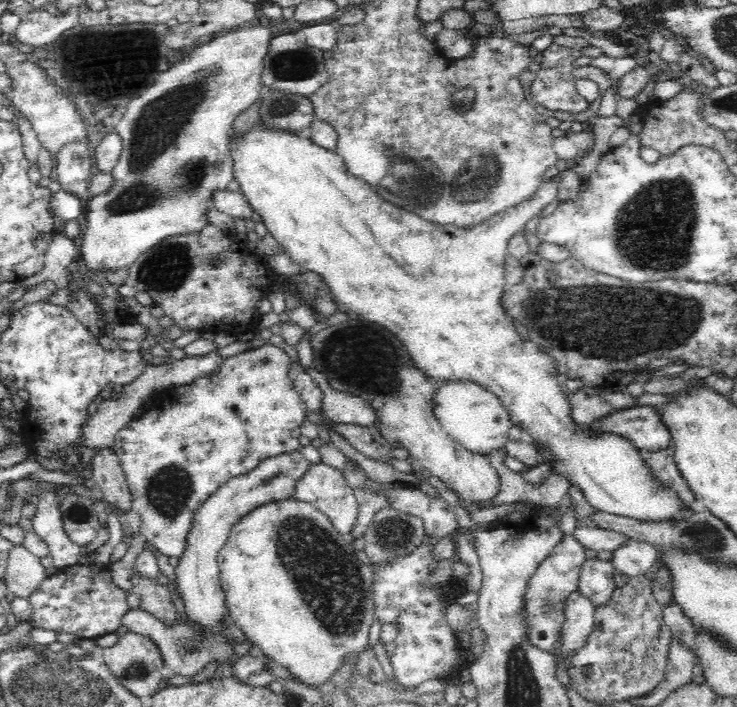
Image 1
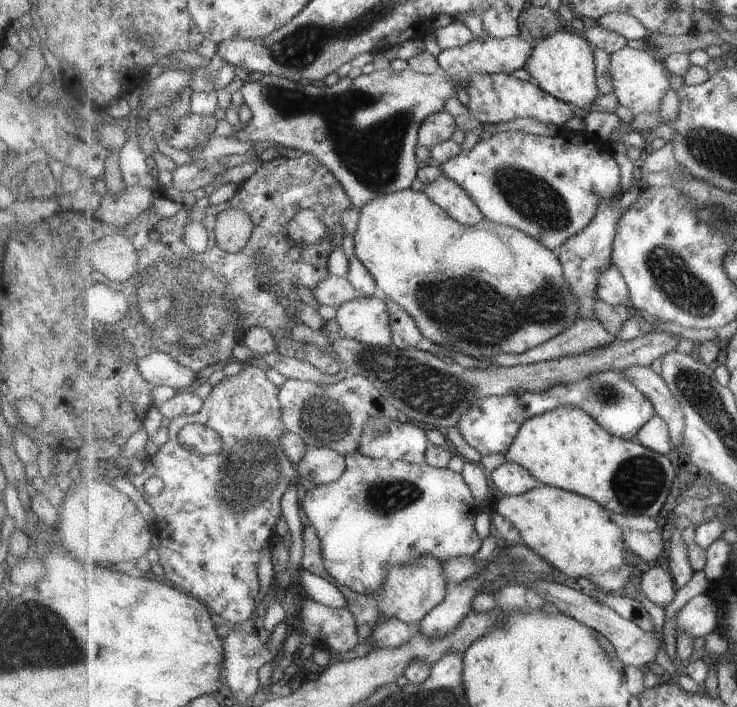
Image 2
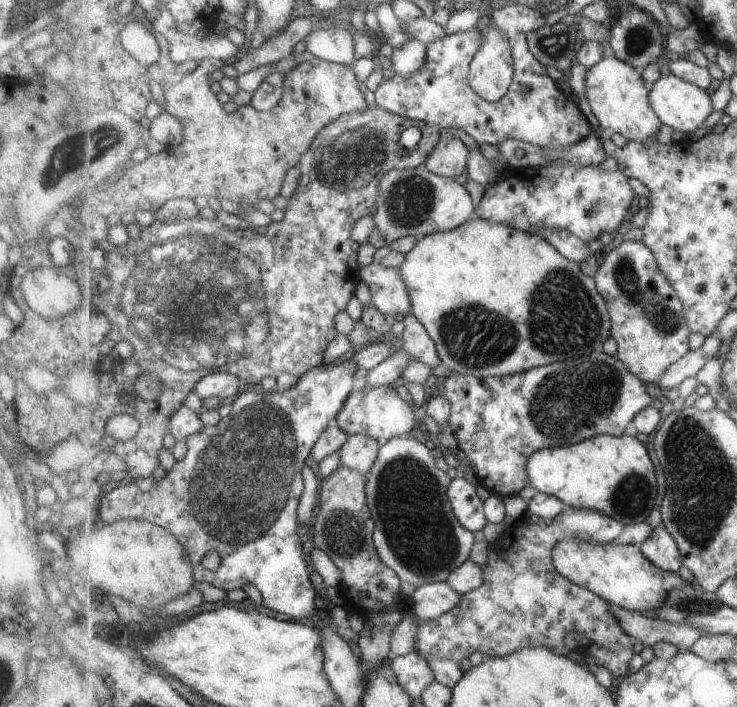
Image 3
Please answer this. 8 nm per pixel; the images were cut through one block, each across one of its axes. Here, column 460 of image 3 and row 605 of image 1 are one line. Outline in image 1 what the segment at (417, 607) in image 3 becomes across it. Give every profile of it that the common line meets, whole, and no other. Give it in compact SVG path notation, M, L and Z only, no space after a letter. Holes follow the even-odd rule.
M596 557L588 558L585 564L582 564L578 590L595 608L604 606L617 588L614 584L614 570L611 561L603 561Z

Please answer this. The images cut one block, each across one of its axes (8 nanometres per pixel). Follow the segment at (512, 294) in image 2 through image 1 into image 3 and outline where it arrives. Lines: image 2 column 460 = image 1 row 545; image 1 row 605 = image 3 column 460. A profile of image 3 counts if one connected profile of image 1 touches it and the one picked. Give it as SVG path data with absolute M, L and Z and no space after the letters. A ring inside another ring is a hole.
M474 217L451 232L437 232L437 234L421 237L417 246L406 256L407 258L399 270L401 270L401 276L405 278L412 298L412 313L427 329L431 340L435 342L442 365L450 372L457 372L463 376L475 375L479 378L511 376L519 374L523 370L539 368L543 364L567 362L589 356L593 352L601 352L605 340L612 336L612 317L609 314L607 301L604 296L601 296L600 290L597 290L596 279L586 275L578 262L565 258L565 255L562 255L556 247L541 236L517 230L505 223Z

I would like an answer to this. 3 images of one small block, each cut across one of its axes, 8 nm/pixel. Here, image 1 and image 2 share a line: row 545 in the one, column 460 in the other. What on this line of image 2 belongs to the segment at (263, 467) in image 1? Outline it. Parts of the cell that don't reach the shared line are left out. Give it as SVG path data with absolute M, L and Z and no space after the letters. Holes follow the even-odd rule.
M439 176L423 185L422 189L427 198L431 198L463 226L475 226L486 218L472 195L451 178Z

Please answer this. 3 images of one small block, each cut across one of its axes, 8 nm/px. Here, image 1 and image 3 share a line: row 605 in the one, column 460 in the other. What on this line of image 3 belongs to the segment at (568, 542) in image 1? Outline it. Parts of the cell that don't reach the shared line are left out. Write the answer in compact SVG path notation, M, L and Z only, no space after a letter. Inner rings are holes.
M395 437L389 439L389 442L386 442L382 445L380 454L376 458L376 464L372 466L372 469L367 474L367 504L372 510L373 518L376 520L376 530L373 536L375 546L377 547L377 552L379 553L379 558L381 562L384 562L389 568L396 570L396 573L400 575L400 578L405 584L413 584L416 588L436 582L447 581L447 578L451 576L451 573L461 564L469 560L471 556L471 548L473 544L477 542L475 534L473 531L467 530L463 524L461 524L460 519L457 518L457 515L454 513L451 500L449 500L448 490L449 485L451 484L451 478L447 472L441 470L437 464L435 464L436 450L429 450L423 442L419 442L417 438L400 438Z

